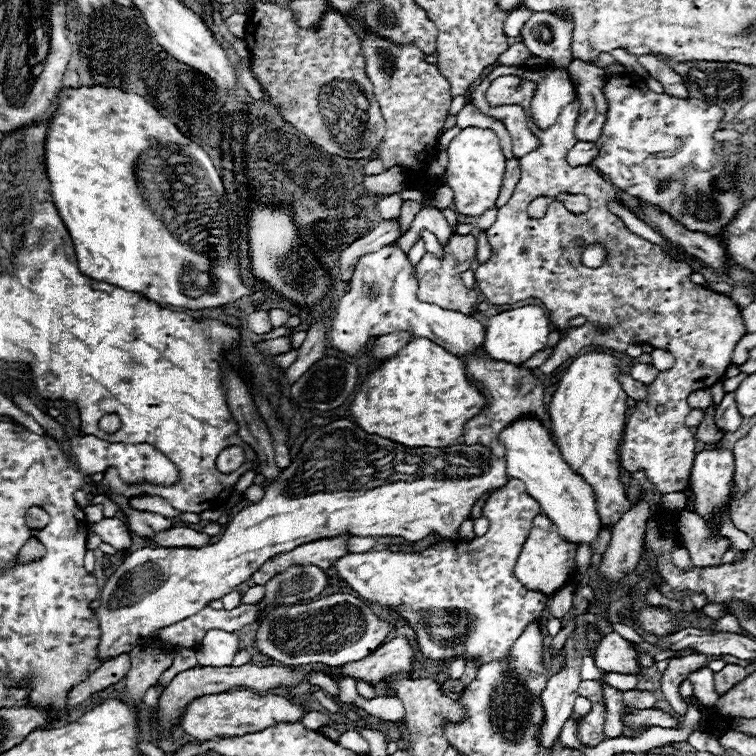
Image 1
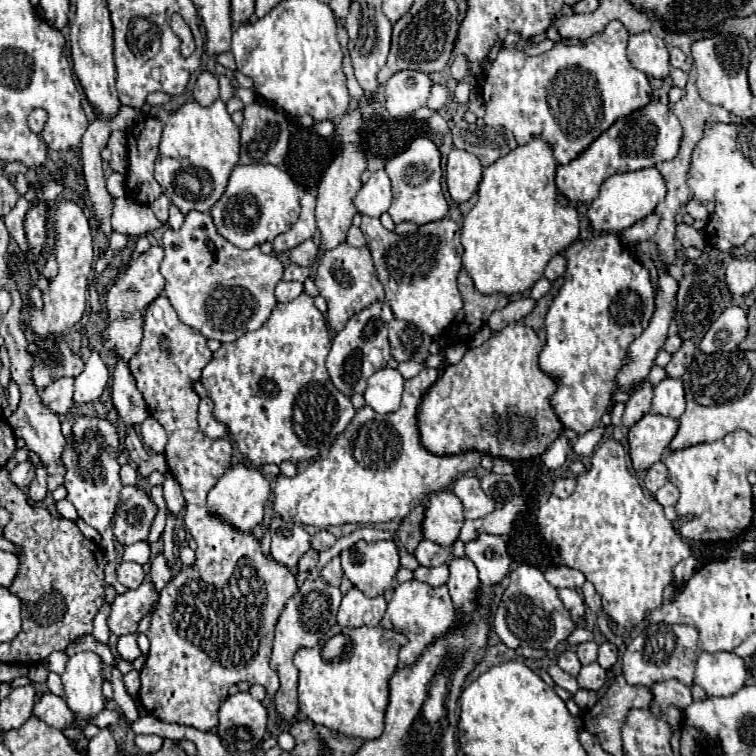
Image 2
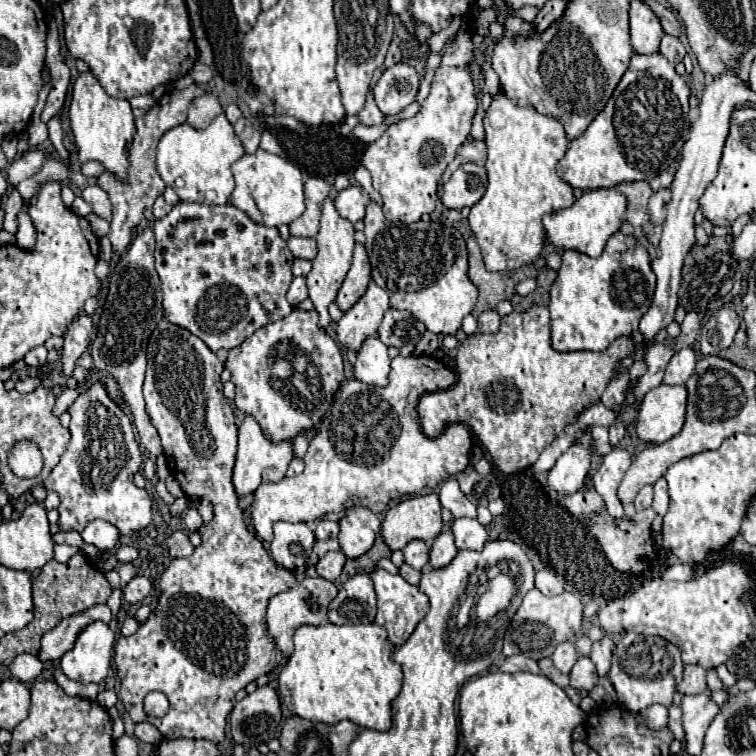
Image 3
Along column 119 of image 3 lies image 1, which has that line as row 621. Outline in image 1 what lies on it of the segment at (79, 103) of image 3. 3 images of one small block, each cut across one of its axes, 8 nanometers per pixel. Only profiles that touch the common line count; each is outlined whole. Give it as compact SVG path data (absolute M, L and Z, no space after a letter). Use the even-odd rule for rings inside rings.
M338 420L338 422L332 422L320 430L316 430L304 444L302 444L302 450L300 454L292 460L292 464L282 470L278 482L272 482L268 484L264 490L264 498L256 504L250 504L246 508L242 508L234 518L232 522L226 526L226 530L222 532L222 536L208 544L208 546L202 546L202 548L140 548L136 552L132 552L120 566L118 570L106 580L104 588L102 588L102 594L100 594L100 608L96 608L96 616L100 620L100 644L98 644L98 660L100 662L106 662L106 660L112 660L120 654L126 654L130 652L134 646L138 644L144 644L150 634L158 628L164 628L164 626L170 626L174 622L180 622L196 612L200 612L200 608L204 608L210 600L218 600L222 598L224 594L232 592L232 588L236 588L240 582L246 582L266 560L270 560L272 556L280 554L280 552L290 552L294 550L296 546L300 544L306 544L306 542L312 542L312 540L318 540L318 538L328 538L328 536L338 536L338 534L344 534L344 532L350 532L354 536L402 536L410 542L418 542L422 538L426 538L428 534L440 534L444 538L454 538L456 536L456 530L460 528L460 524L464 520L470 518L470 512L472 512L472 506L476 504L476 500L486 494L486 492L492 492L492 490L500 490L502 486L506 486L508 482L508 474L506 474L506 460L504 458L494 458L494 454L490 452L490 448L482 446L482 444L474 444L474 446L466 446L466 444L454 444L450 448L408 448L408 446L402 446L398 442L392 442L388 438L382 438L382 436L376 436L376 434L368 434L364 432L358 424L350 422L350 420Z

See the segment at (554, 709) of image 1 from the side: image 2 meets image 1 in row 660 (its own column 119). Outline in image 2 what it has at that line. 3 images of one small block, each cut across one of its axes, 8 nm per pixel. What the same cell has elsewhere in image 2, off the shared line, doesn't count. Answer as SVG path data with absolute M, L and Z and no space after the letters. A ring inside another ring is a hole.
M122 562L118 566L118 582L124 584L126 588L130 588L130 590L138 588L142 584L144 576L146 576L144 568L140 564L136 564L136 562Z

